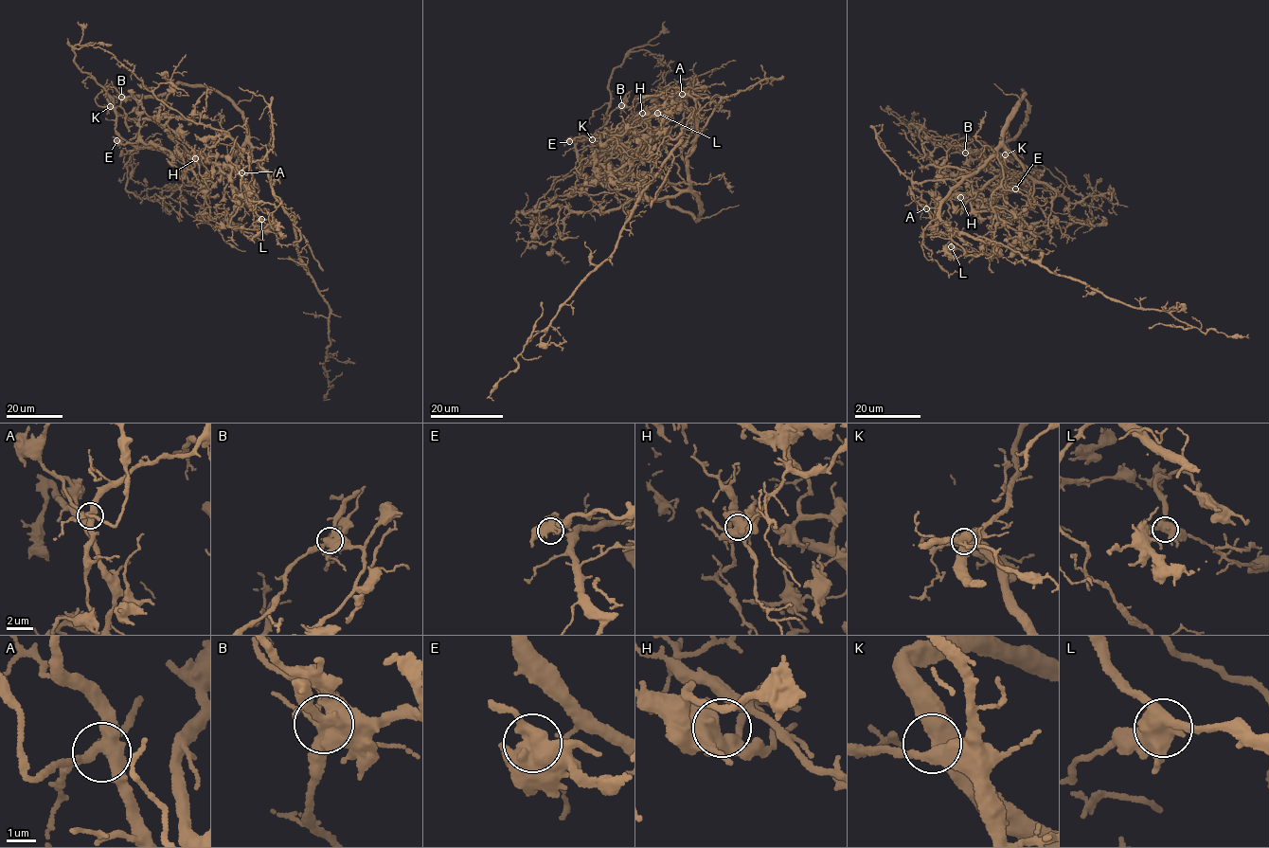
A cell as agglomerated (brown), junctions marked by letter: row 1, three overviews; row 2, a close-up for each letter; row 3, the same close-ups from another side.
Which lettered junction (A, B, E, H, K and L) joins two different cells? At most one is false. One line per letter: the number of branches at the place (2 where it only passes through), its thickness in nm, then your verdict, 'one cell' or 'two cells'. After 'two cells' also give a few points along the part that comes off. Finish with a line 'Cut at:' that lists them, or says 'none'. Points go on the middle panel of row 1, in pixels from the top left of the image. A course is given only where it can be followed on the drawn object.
A: branches 5; calibre 420 nm; one cell
B: branches 7; calibre 550 nm; two cells; course (621, 105), (610, 114), (606, 123), (589, 139)
E: branches 4; calibre 480 nm; one cell
H: branches 4; calibre 500 nm; one cell
K: branches 4; calibre 460 nm; one cell
L: branches 4; calibre 500 nm; one cell
Cut at: B

